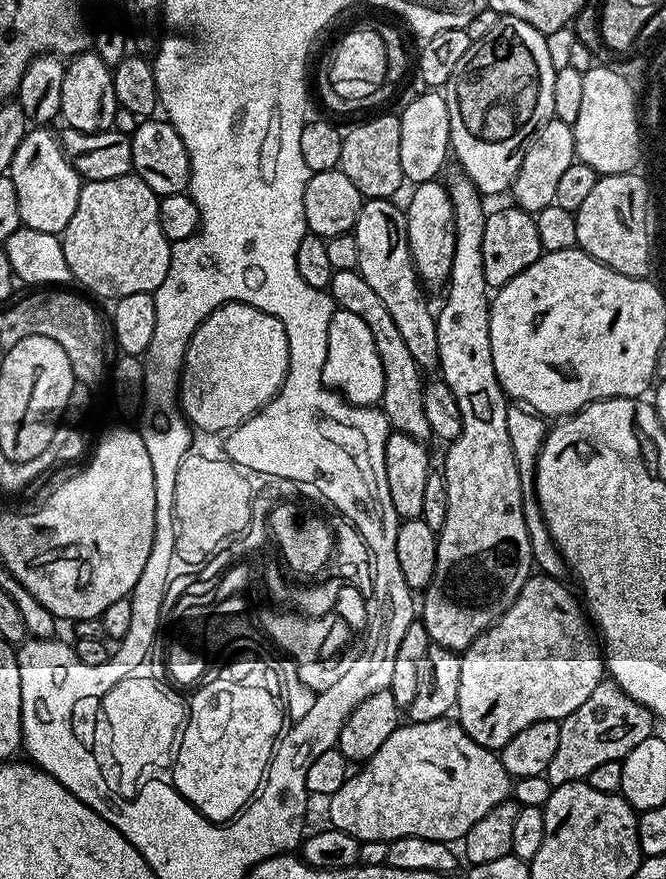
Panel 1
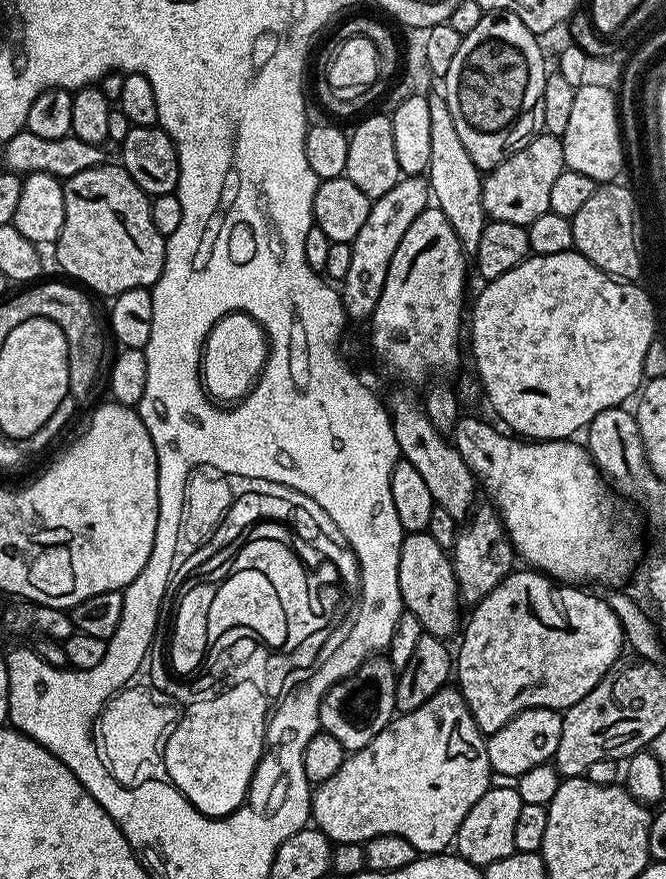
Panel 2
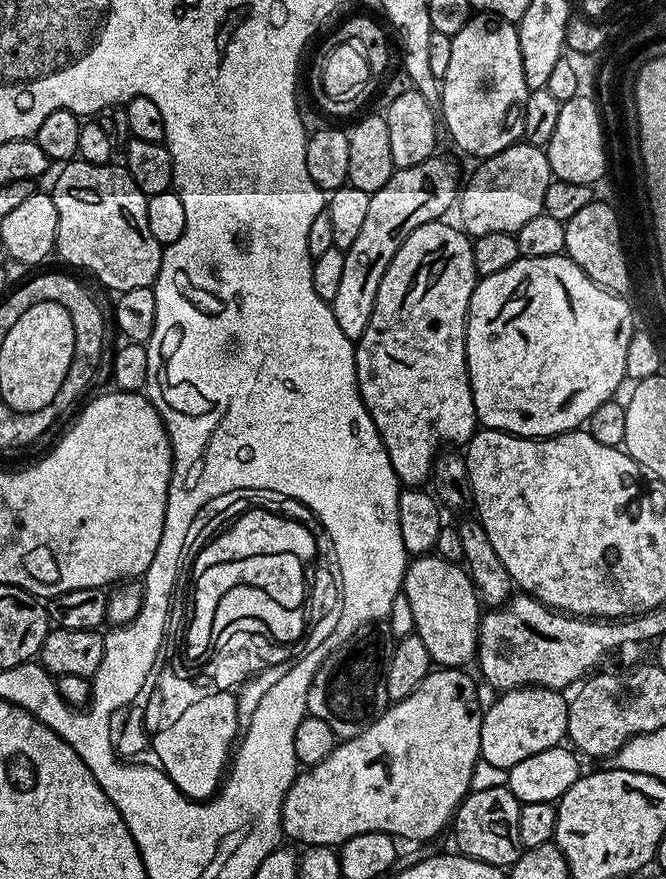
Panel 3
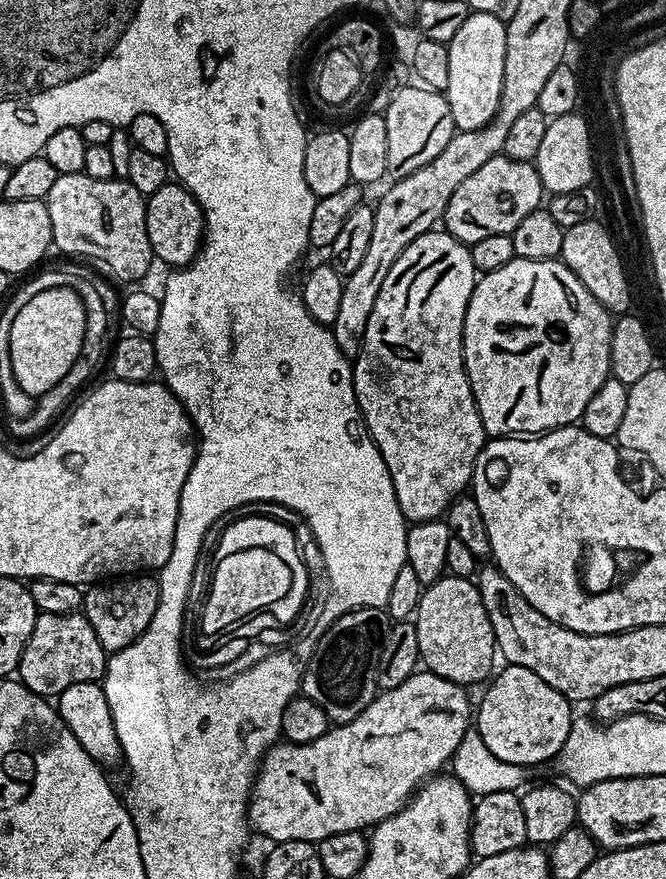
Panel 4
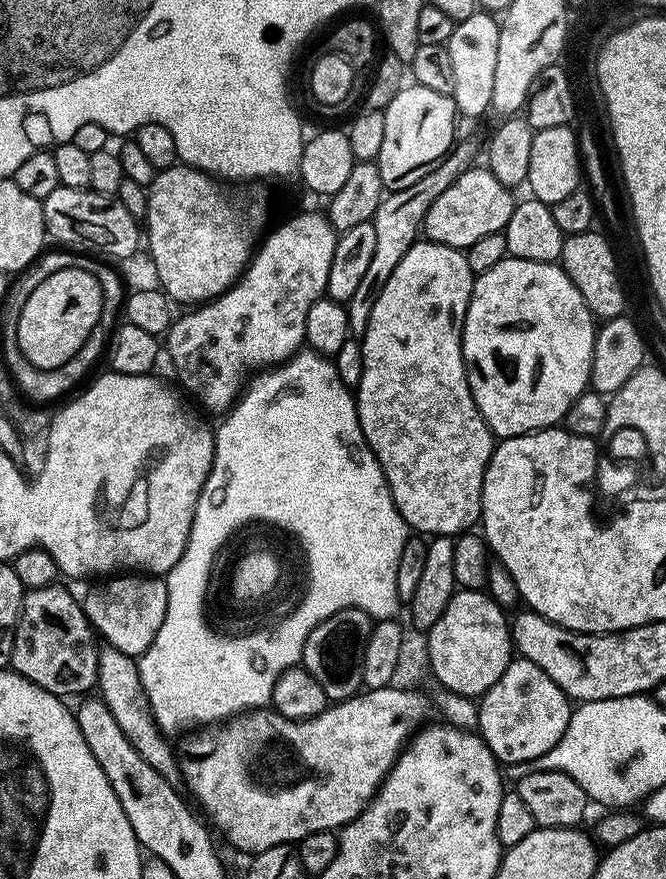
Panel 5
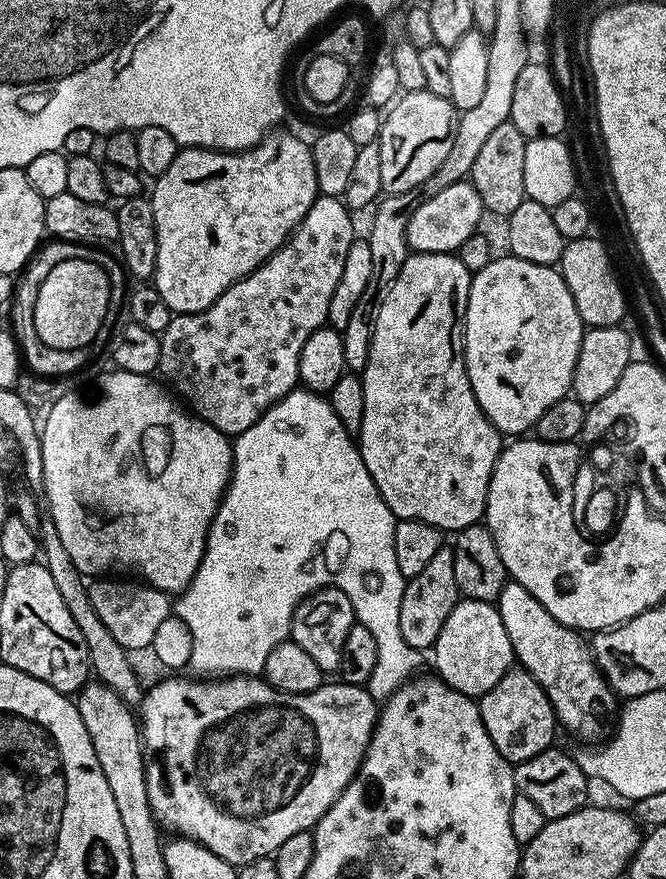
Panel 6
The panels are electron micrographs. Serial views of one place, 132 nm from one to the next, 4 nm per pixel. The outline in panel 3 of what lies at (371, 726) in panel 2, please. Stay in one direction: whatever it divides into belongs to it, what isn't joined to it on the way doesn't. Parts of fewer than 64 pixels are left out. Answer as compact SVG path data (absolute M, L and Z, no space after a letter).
M384 622L362 626L345 644L332 649L330 655L322 662L322 666L318 666L310 682L307 715L322 718L322 722L326 722L326 726L330 726L330 730L334 730L334 734L340 740L349 740L362 734L362 730L369 728L386 711L390 703L386 694L386 666L389 651L390 633L387 623Z

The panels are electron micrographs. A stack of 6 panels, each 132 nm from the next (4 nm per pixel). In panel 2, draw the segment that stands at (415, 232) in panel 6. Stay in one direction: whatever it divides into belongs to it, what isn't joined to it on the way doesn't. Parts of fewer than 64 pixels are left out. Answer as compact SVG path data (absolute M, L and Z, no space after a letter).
M538 134L522 150L518 150L506 162L491 169L484 176L482 206L488 220L501 220L528 225L538 214L548 211L550 190L564 167L564 141L558 136Z

